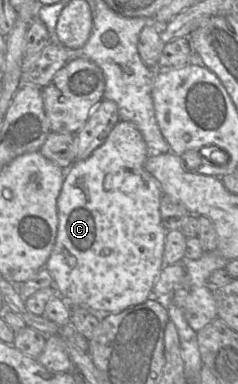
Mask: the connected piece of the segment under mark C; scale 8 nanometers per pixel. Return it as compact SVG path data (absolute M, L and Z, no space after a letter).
M119 121L105 142L96 148L85 160L74 162L66 171L60 194L57 199L58 228L53 250L46 262L45 267L49 271L54 281L56 293L66 302L75 306L87 308L89 312L100 321L110 314L118 314L127 308L142 304L148 300L152 288L164 266L163 253L166 233L168 232L162 225L160 216L160 202L163 191L159 181L151 175L144 167L151 151L147 147L142 134L136 125L130 121Z

